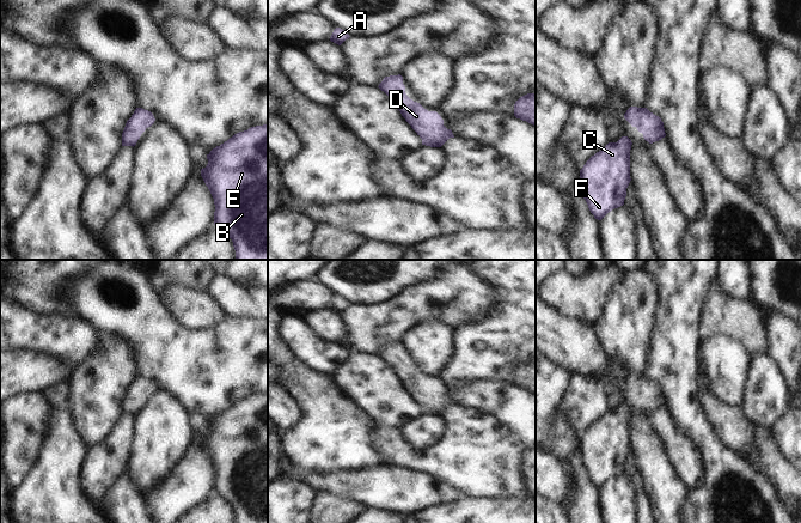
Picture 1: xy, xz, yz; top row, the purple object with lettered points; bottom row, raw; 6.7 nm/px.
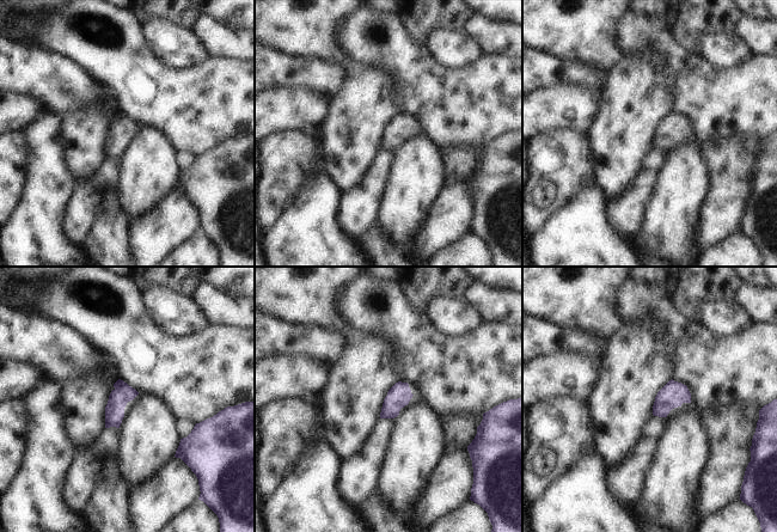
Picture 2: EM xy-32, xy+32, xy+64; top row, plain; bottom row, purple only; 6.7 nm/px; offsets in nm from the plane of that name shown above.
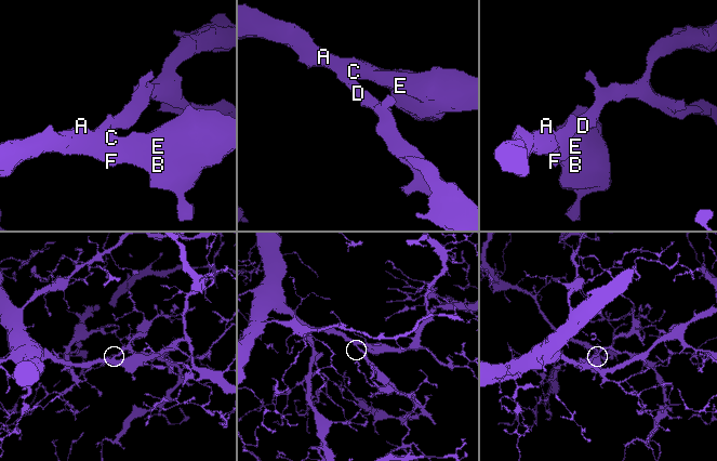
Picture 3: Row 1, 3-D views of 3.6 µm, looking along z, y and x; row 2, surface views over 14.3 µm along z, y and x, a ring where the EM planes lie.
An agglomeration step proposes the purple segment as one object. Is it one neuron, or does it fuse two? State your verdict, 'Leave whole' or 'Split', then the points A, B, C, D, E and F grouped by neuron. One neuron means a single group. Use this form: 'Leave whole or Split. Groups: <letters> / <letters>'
Leave whole. Groups: A B C D E F

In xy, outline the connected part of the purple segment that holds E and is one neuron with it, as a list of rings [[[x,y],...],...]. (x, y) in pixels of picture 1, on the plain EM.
[[[268,393],[234,402],[207,427],[201,444],[214,467],[214,493],[230,504],[236,523],[268,523]]]

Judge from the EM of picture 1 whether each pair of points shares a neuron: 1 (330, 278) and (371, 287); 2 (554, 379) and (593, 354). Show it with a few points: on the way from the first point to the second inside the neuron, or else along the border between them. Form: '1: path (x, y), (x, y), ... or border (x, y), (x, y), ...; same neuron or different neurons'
1: path (340, 280), (353, 285), (361, 285); same neuron
2: border (548, 358), (572, 375); different neurons

